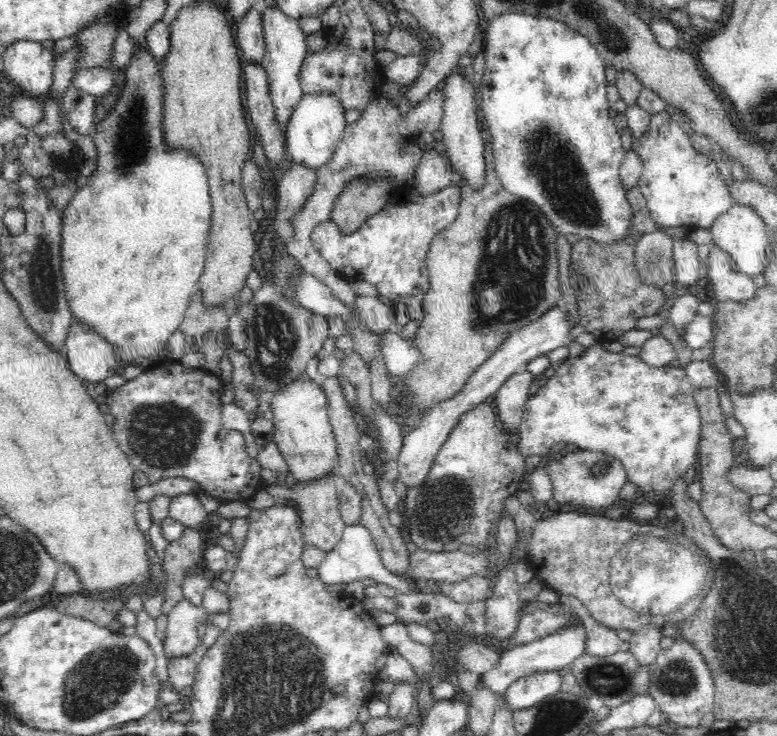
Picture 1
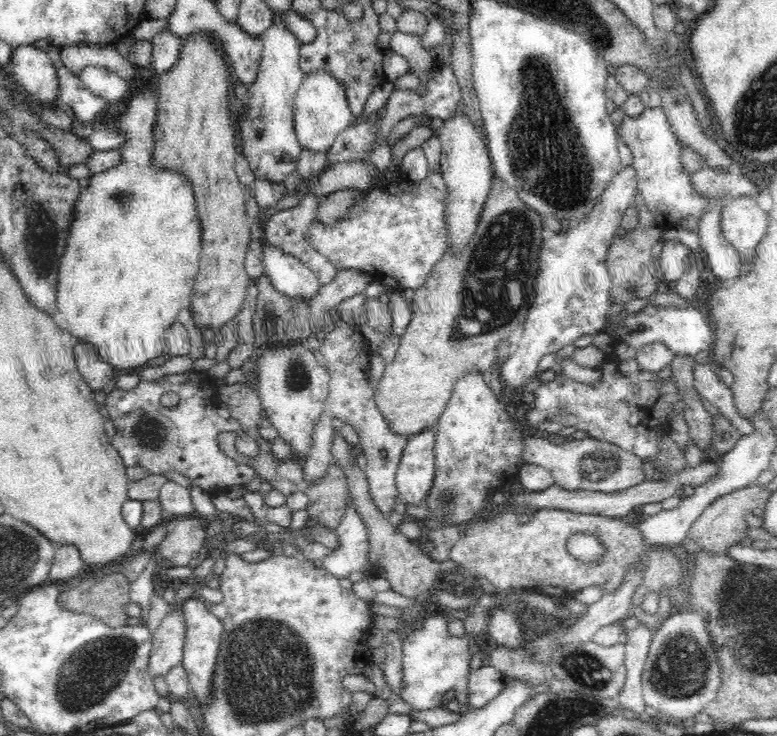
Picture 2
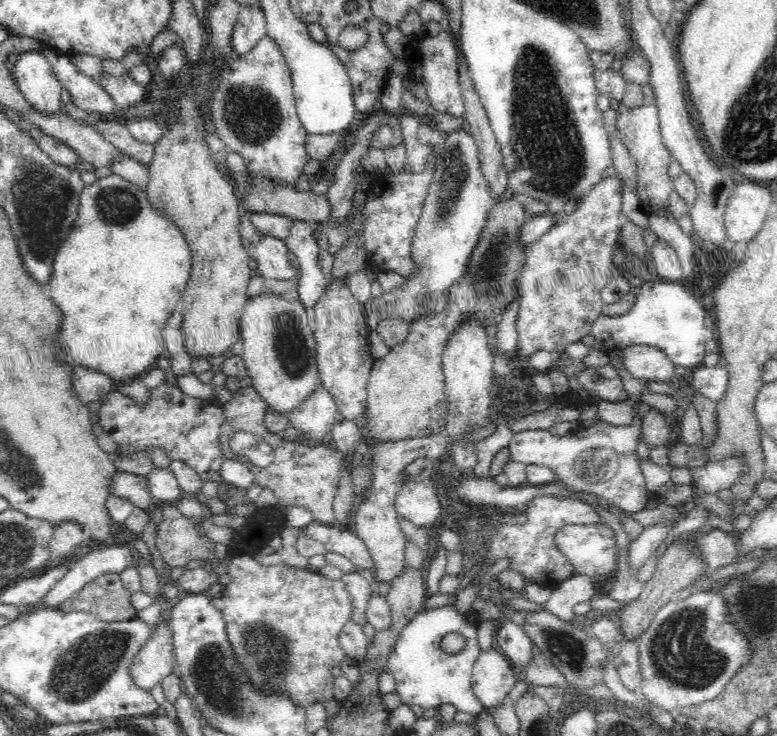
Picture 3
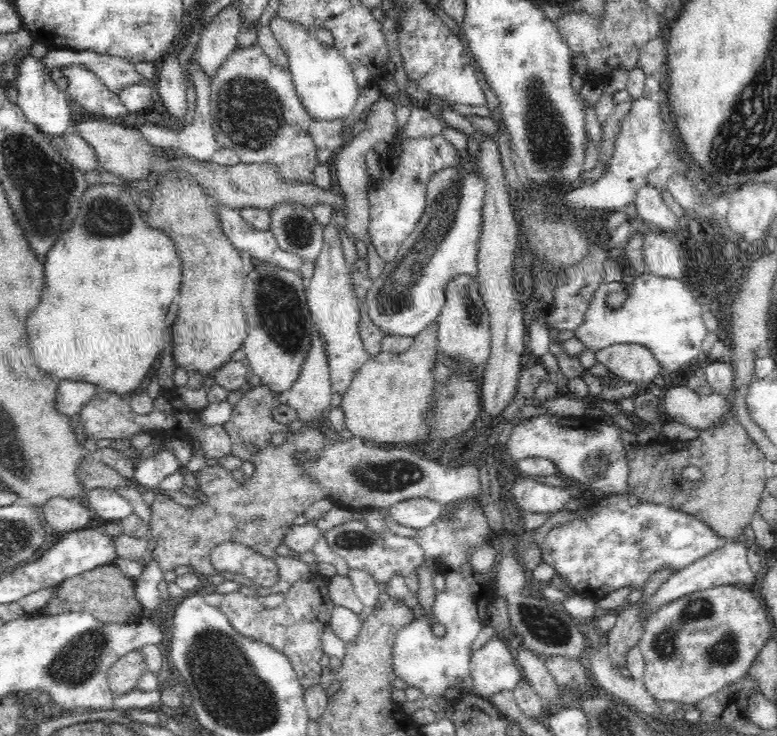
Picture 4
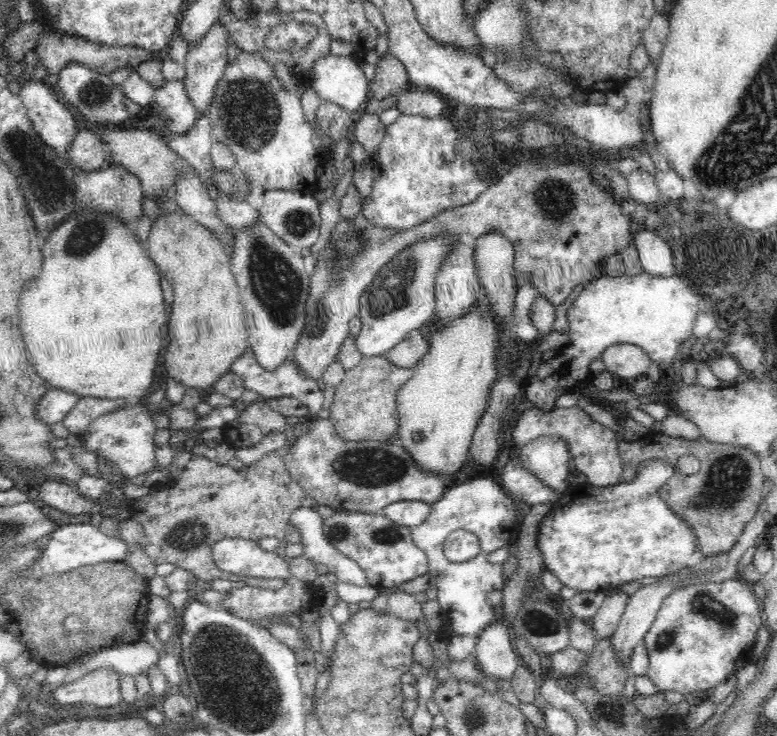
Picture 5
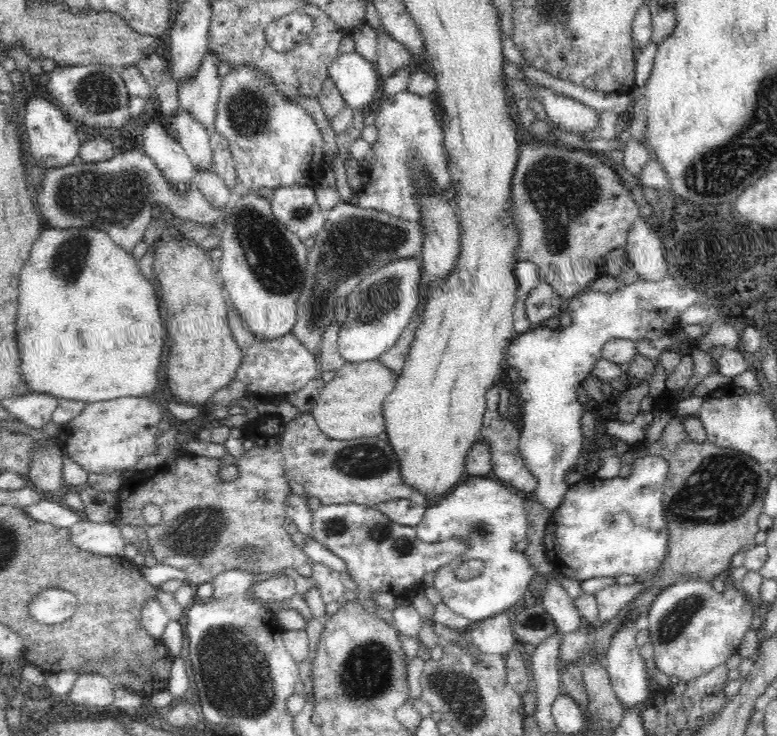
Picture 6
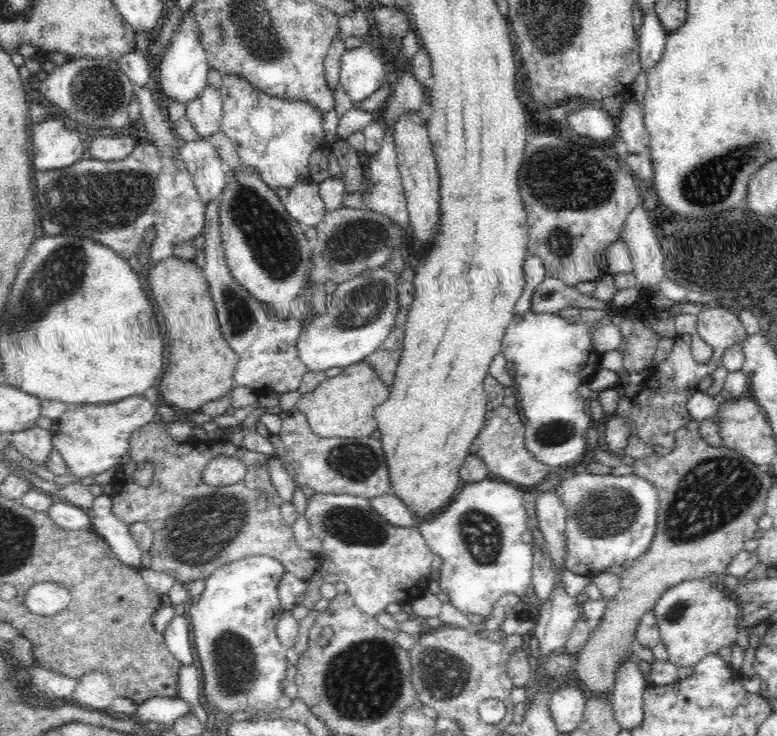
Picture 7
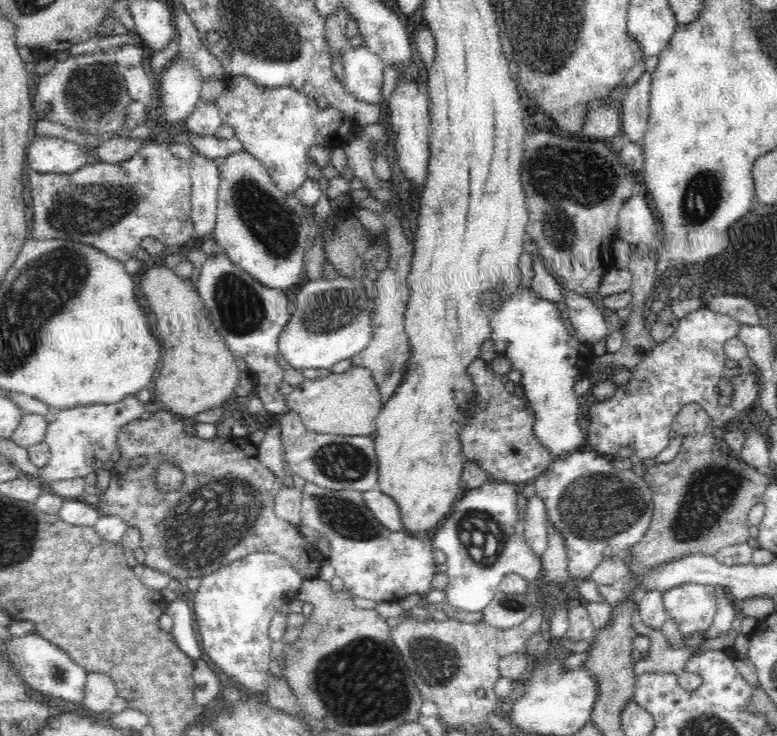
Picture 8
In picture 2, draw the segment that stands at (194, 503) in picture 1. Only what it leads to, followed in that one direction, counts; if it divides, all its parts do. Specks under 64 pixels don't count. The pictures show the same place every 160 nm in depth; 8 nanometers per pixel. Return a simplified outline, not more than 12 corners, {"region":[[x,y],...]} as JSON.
{"region":[[175,481],[160,486],[163,519],[196,515],[190,491]]}

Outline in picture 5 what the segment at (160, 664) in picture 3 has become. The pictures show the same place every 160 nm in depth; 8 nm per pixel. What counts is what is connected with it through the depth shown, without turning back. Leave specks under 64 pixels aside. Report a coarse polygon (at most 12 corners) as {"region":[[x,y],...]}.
{"region":[[104,667],[55,688],[52,706],[116,706],[120,673]]}

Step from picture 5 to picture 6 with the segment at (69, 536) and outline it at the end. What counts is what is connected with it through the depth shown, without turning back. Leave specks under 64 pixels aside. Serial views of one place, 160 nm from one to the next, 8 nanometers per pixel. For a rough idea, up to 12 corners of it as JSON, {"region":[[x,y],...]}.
{"region":[[82,520],[70,528],[86,552],[124,557],[125,540],[114,522]]}

